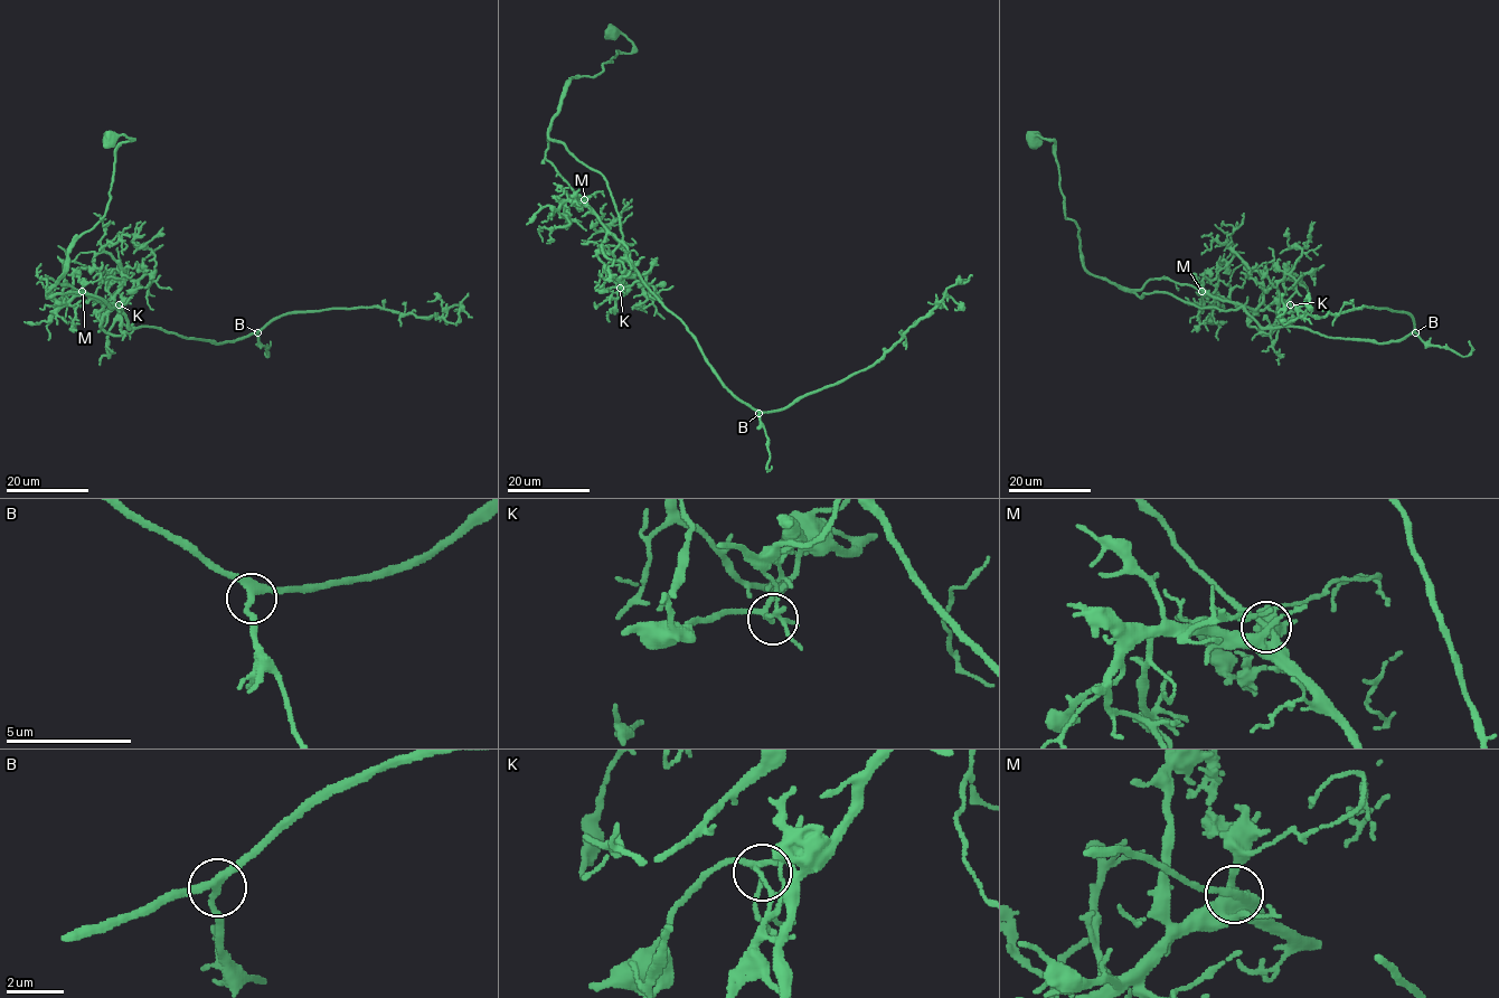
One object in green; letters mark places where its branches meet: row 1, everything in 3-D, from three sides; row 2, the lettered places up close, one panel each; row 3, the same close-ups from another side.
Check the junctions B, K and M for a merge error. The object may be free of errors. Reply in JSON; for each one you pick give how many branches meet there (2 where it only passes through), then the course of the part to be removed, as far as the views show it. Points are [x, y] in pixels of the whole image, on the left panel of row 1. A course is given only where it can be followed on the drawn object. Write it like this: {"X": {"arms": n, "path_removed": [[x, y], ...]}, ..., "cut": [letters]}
{"K": {"arms": 3, "path_removed": [[118, 304], [121, 335], [100, 326], [118, 306], [118, 311], [83, 292], [46, 295], [64, 275], [77, 235]]}, "cut": ["K"]}

